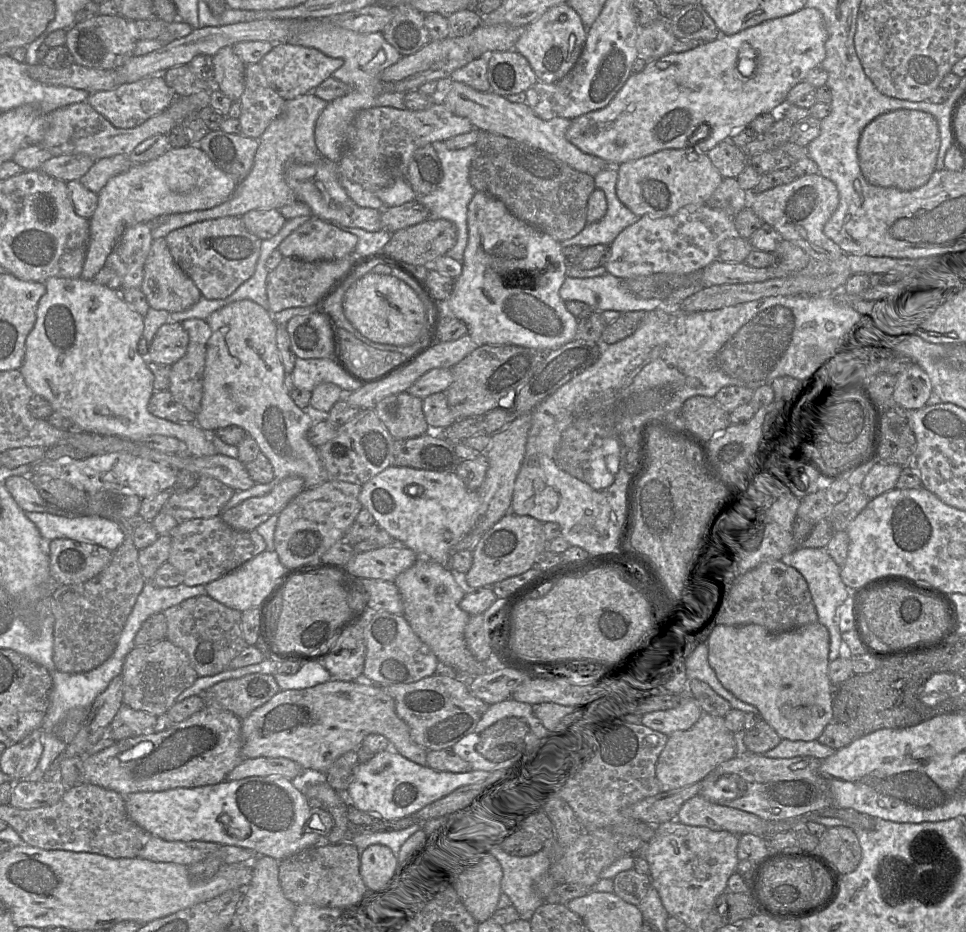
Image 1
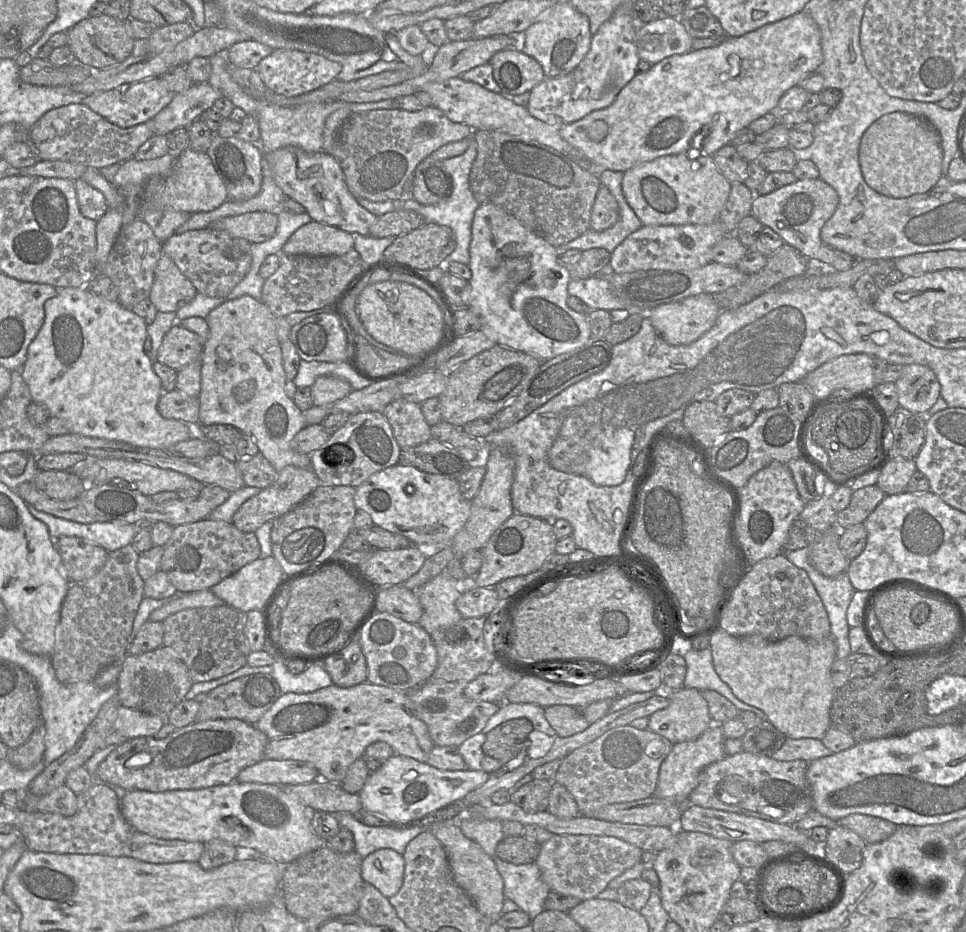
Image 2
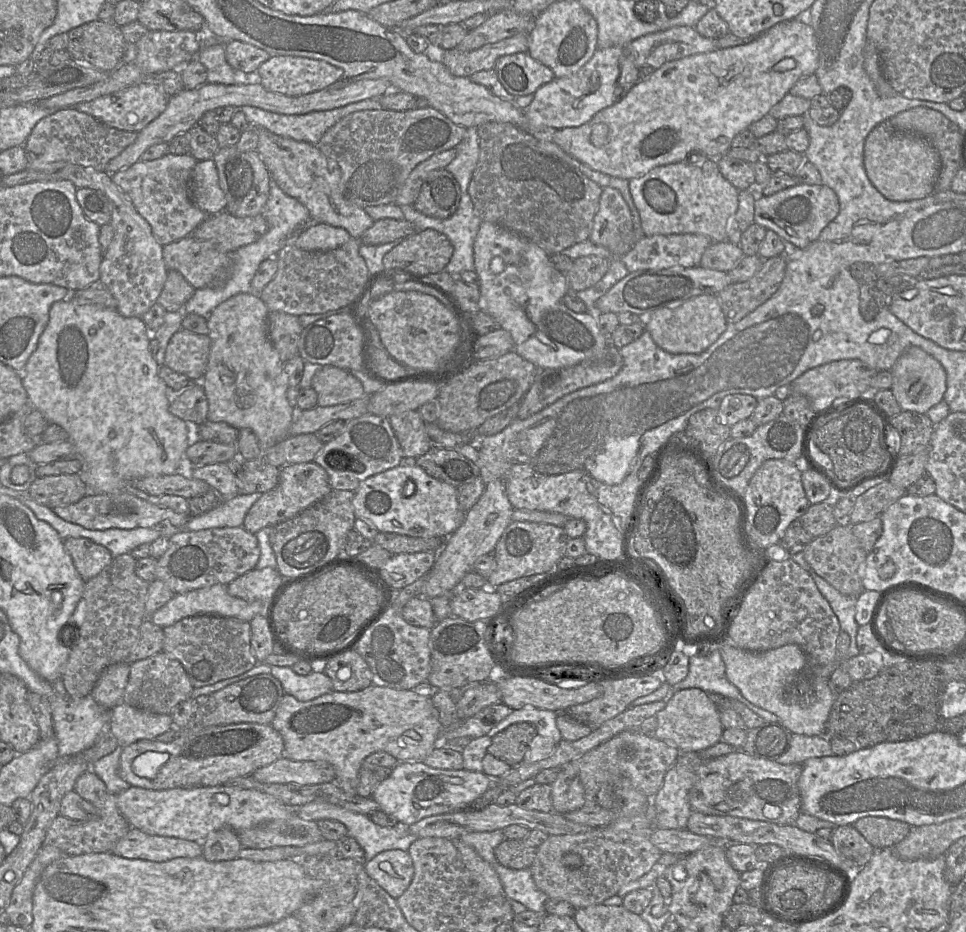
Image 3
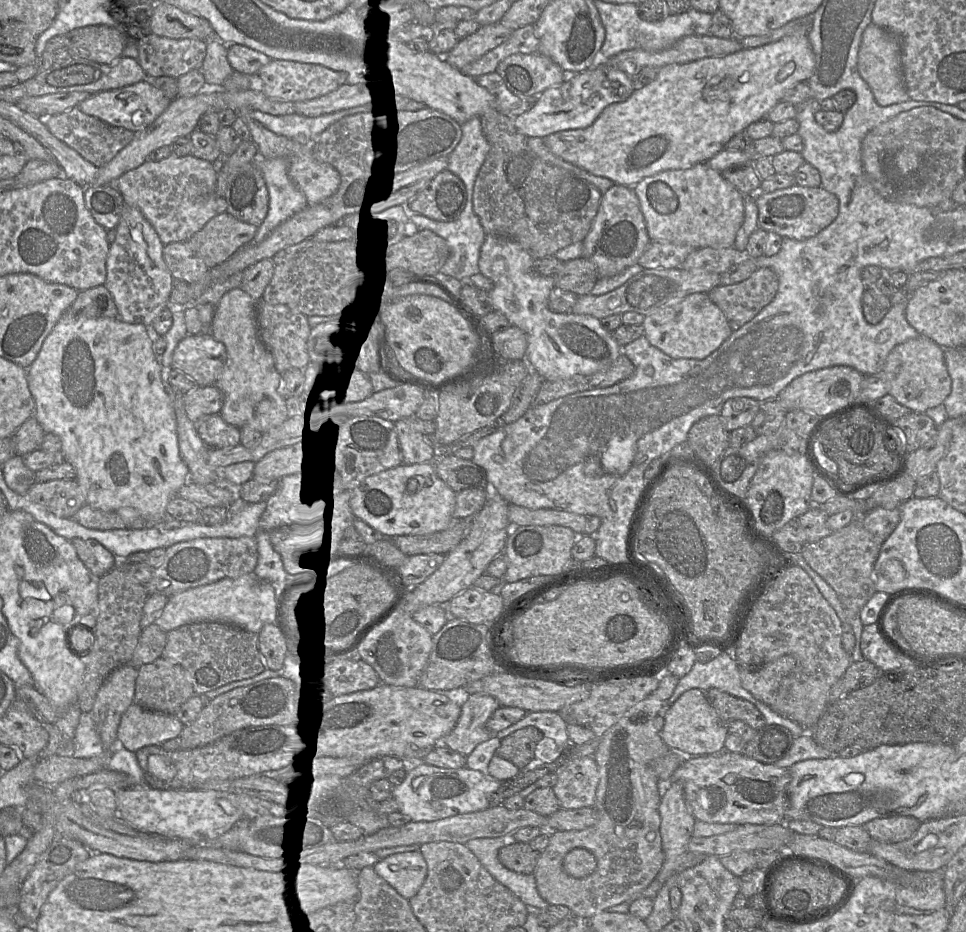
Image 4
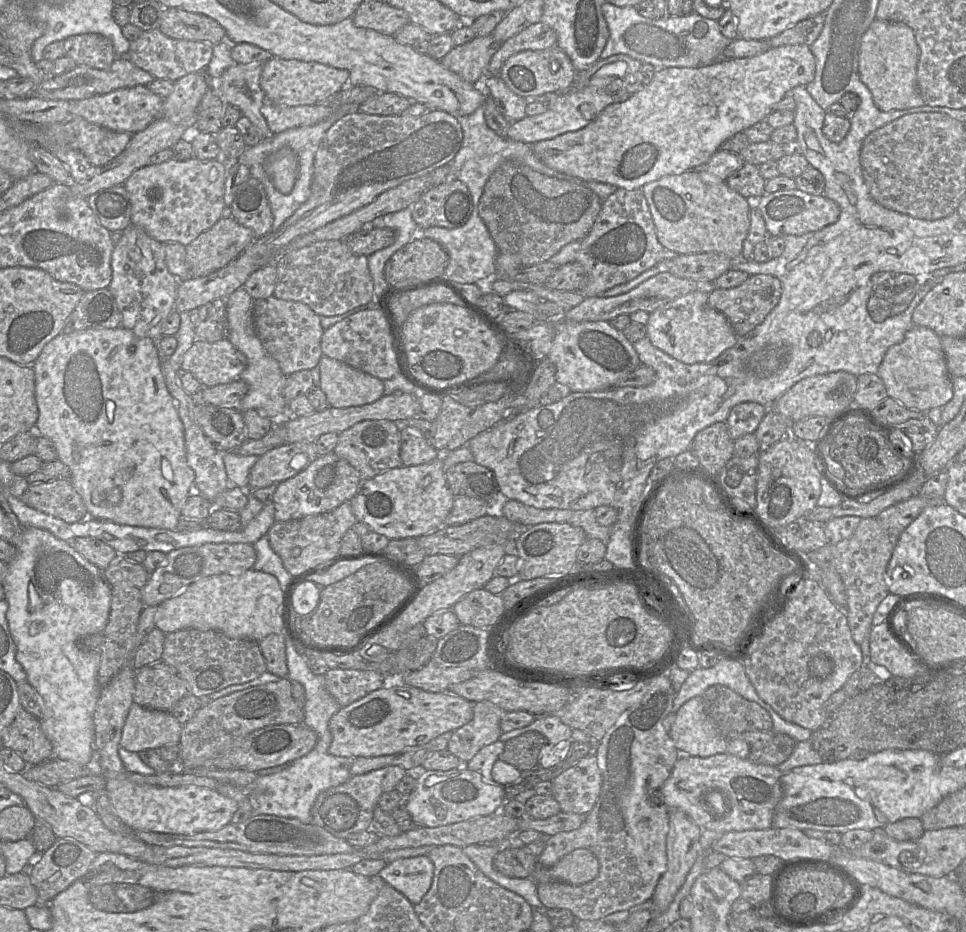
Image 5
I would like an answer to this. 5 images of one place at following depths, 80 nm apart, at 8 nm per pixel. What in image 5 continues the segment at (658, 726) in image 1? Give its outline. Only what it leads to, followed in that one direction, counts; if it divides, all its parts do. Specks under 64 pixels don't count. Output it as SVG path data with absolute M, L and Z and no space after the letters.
M701 696L691 698L680 707L668 733L677 749L695 757L727 752L728 739L707 715Z

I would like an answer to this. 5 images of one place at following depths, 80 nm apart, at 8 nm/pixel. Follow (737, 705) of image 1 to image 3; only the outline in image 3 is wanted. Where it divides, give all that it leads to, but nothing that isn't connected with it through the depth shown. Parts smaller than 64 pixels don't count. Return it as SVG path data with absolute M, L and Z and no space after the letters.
M720 650L712 651L706 656L694 655L689 657L689 671L685 679L672 686L662 699L666 702L679 690L685 688L700 688L709 695L722 695L736 699L750 710L762 717L766 722L780 722L779 718L763 708L748 701L740 690L726 676L725 664Z

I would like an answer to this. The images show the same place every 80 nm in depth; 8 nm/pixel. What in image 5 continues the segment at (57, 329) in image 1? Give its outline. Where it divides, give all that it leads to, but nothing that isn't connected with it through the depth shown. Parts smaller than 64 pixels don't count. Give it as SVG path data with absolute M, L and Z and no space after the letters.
M122 326L115 329L61 332L44 346L32 364L35 374L35 399L39 412L35 433L37 436L47 437L55 445L56 459L69 467L70 481L83 498L90 518L131 526L176 530L185 500L195 491L195 474L186 458L183 424L175 400L166 388L160 364L161 357L155 342L148 337L139 337Z

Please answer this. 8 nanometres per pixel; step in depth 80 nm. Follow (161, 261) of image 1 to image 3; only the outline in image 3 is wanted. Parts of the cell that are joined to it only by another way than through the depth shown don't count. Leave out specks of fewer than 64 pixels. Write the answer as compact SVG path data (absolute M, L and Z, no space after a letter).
M168 270L157 304L161 305L167 312L182 311L195 290L181 273L176 270Z

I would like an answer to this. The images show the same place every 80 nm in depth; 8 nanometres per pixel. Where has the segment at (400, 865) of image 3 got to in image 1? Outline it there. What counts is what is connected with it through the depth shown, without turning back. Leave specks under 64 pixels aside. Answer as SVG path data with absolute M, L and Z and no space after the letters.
M374 844L360 852L360 874L368 887L385 893L391 889L399 871L399 857L385 845Z

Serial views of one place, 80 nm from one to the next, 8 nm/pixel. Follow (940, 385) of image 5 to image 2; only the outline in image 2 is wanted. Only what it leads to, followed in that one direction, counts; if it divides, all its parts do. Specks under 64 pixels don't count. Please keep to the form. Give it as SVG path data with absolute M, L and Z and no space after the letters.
M919 364L903 365L895 386L899 407L911 413L928 411L940 397L940 384L935 373Z

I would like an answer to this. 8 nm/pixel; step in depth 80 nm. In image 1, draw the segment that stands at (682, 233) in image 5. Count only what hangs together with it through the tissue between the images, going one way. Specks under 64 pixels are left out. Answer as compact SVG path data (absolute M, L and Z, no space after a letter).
M689 148L664 149L637 160L624 162L616 168L618 171L616 194L619 200L639 218L646 215L653 218L672 216L689 204L707 204L723 180L707 154L697 154Z

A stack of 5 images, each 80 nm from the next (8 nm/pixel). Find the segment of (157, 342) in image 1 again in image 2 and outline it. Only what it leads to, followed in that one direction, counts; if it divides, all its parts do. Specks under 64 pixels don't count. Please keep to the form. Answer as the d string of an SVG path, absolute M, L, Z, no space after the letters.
M181 324L173 325L165 334L158 349L157 362L176 371L201 358L205 341Z

